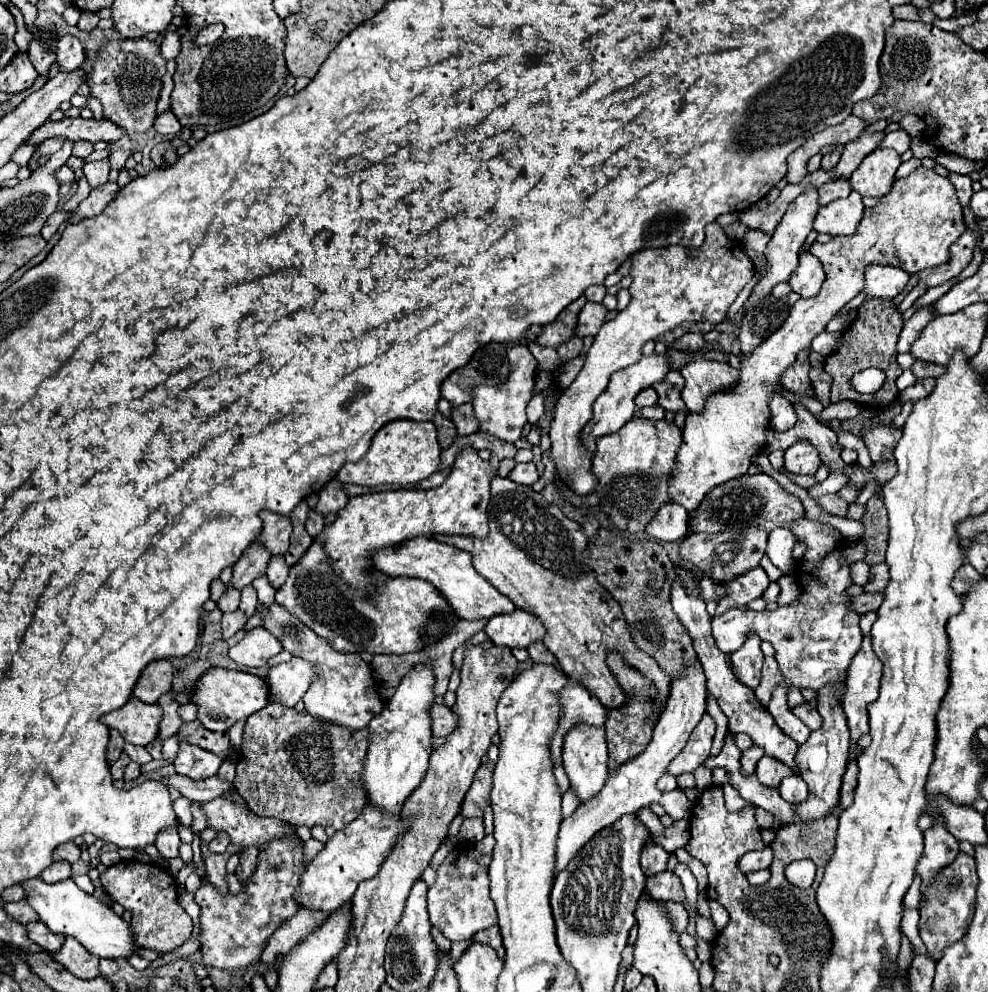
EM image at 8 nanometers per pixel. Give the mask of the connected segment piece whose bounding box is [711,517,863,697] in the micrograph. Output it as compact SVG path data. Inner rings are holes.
M807 517L797 519L791 525L791 531L799 541L807 543L807 553L797 567L797 577L803 585L799 599L791 605L763 613L751 609L729 609L711 619L713 637L723 653L733 653L741 647L745 635L755 631L761 639L773 645L775 659L789 685L819 691L823 685L831 683L839 685L839 697L843 697L845 673L853 655L861 647L863 633L859 629L859 615L849 609L849 597L845 595L845 589L851 585L851 575L849 563L841 557L841 535L833 527L815 523Z

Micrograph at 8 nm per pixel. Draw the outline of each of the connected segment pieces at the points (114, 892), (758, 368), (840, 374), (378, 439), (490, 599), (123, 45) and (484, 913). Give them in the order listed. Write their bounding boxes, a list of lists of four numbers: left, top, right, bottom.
[[101,859,193,953],[669,167,965,513],[825,299,903,409],[337,419,441,487],[371,537,515,619],[87,39,165,133],[427,847,497,941]]

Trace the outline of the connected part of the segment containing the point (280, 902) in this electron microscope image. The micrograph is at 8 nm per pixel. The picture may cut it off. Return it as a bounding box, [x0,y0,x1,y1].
[195,839,307,969]

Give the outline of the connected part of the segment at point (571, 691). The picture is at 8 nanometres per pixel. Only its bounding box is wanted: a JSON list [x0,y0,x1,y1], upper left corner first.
[551,679,607,763]

